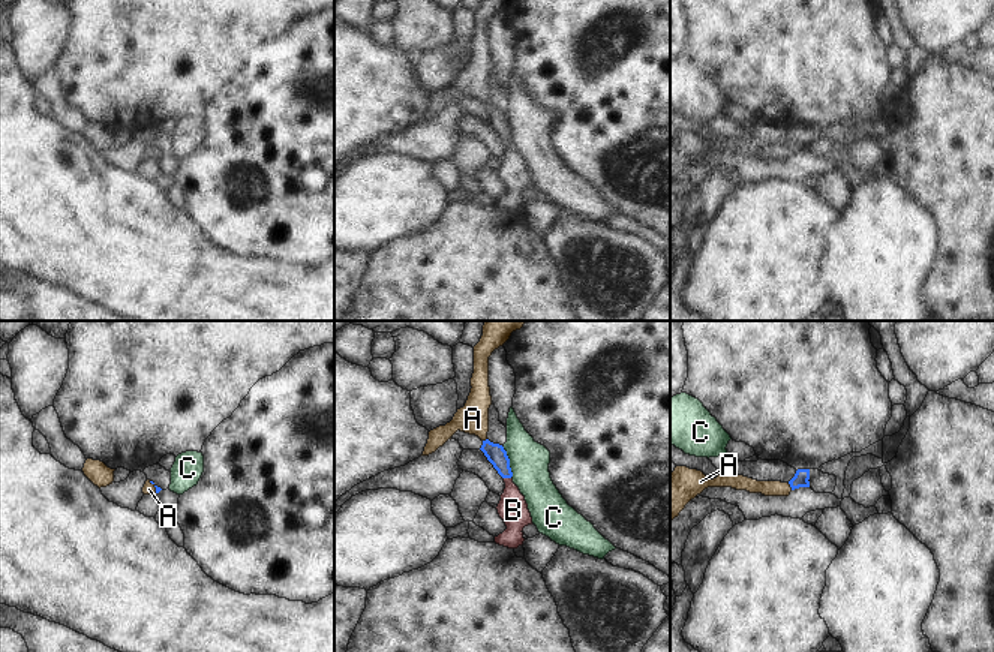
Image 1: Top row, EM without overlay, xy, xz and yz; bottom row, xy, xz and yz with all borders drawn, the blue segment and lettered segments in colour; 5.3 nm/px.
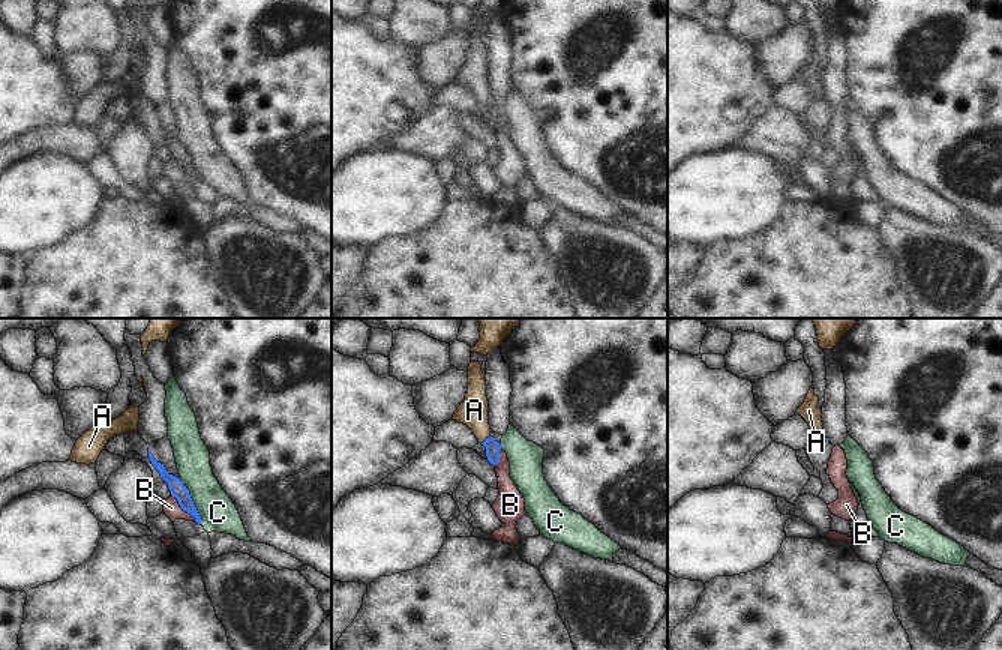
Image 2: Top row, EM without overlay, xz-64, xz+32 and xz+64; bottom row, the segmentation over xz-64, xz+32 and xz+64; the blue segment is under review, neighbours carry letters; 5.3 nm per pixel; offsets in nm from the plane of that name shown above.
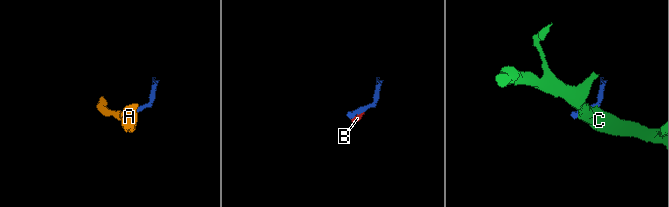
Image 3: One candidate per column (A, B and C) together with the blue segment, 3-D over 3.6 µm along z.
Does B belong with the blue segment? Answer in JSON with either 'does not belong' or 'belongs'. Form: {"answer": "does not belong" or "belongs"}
{"answer": "does not belong"}

